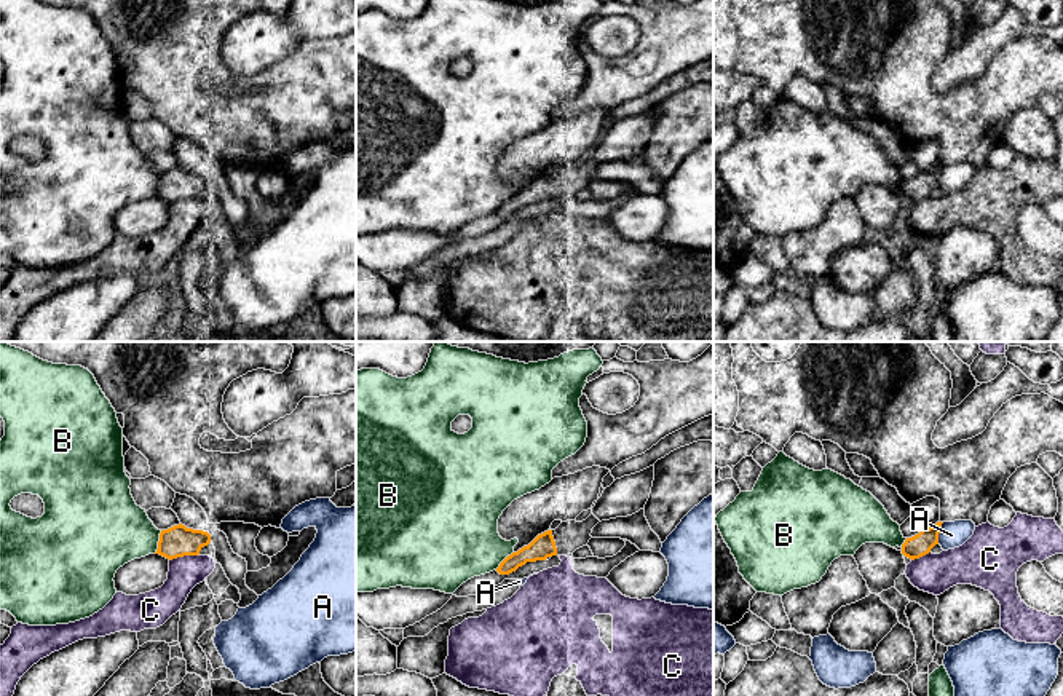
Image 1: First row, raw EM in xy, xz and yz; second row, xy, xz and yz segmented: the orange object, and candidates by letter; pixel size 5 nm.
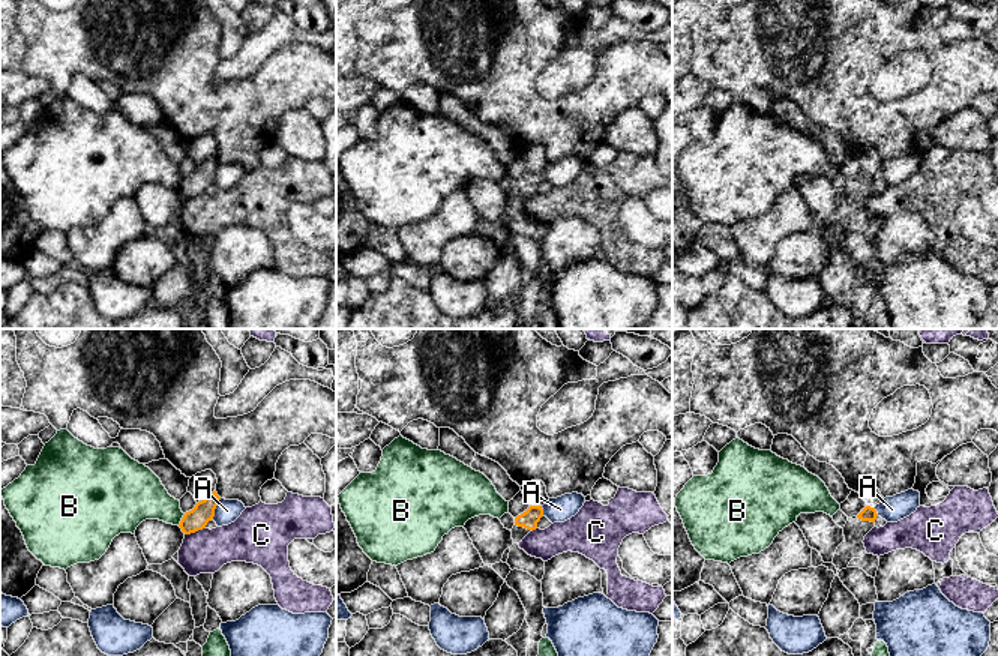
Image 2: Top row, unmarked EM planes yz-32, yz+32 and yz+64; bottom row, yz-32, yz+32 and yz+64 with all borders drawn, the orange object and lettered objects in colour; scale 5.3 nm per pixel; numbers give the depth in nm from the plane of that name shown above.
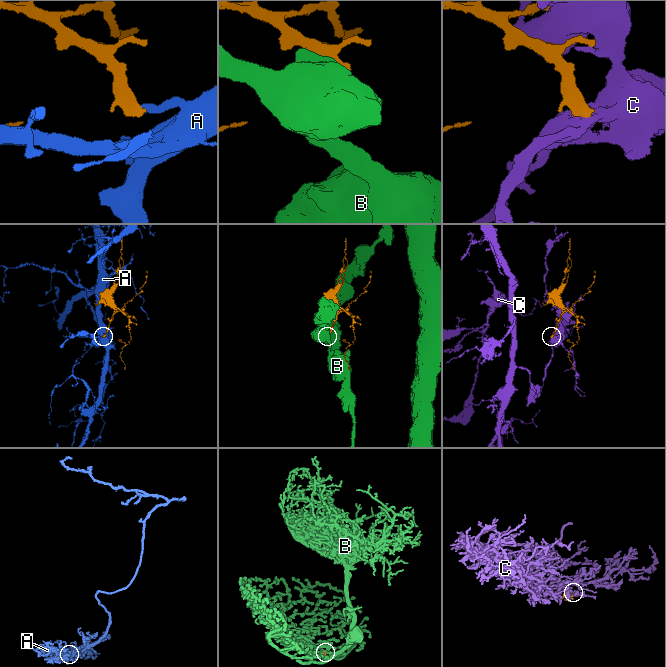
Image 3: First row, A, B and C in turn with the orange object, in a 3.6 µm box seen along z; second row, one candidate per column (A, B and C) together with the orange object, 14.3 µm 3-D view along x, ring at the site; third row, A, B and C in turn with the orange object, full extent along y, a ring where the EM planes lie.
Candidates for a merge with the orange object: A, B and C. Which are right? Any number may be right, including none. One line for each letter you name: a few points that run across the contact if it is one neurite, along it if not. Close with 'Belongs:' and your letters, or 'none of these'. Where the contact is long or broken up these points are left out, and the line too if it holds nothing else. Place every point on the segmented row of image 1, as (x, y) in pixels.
Belongs: none of these

